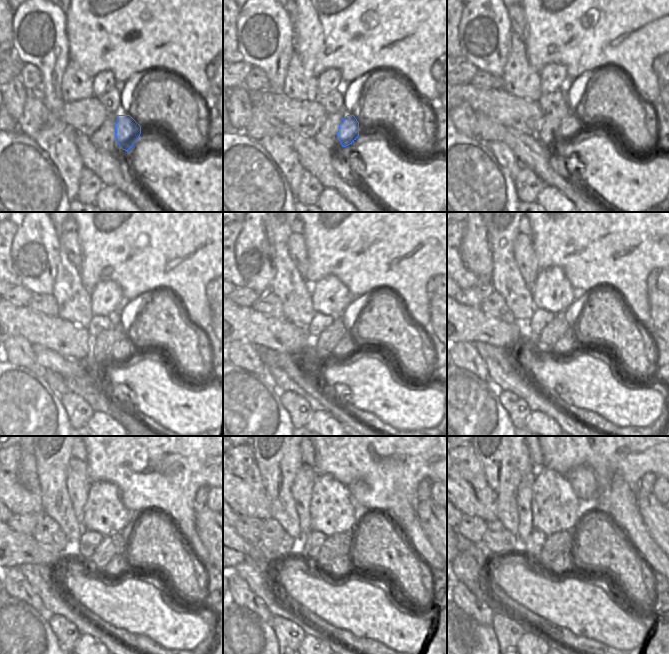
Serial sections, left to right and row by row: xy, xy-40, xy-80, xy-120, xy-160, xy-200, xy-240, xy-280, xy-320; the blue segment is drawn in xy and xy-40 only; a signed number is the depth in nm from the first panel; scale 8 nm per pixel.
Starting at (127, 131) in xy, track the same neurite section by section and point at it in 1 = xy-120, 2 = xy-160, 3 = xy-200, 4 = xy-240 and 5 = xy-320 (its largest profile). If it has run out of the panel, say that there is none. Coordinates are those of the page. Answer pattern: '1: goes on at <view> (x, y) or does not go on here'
1: goes on at xy-120 (122, 350)
2: goes on at xy-160 (346, 349)
3: goes on at xy-200 (568, 345)
4: goes on at xy-240 (118, 567)
5: goes on at xy-320 (563, 565)

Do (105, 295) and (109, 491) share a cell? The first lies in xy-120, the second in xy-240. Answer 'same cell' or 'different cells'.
same cell

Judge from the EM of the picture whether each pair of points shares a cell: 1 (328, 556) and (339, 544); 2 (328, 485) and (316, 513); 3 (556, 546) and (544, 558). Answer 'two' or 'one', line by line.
1: one
2: one
3: one

